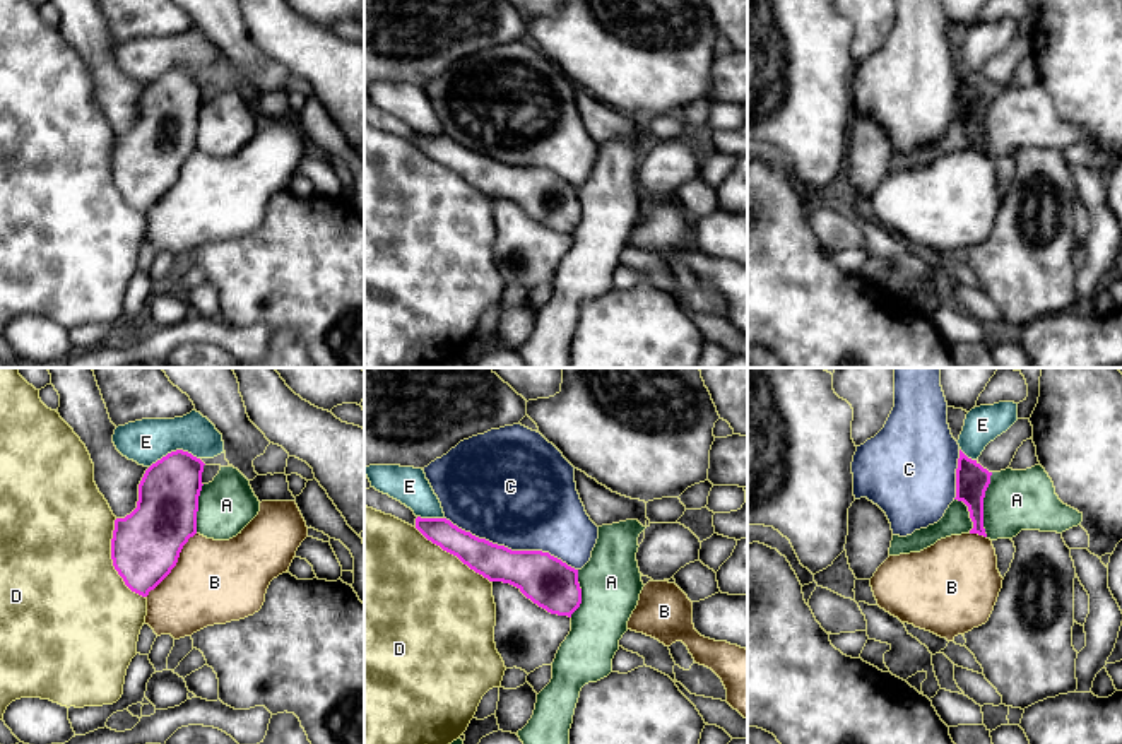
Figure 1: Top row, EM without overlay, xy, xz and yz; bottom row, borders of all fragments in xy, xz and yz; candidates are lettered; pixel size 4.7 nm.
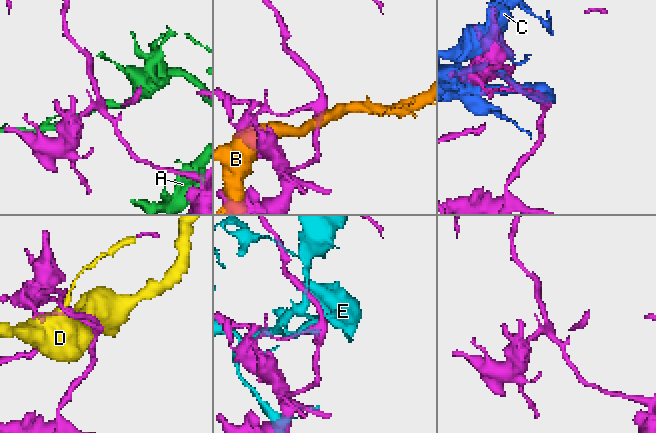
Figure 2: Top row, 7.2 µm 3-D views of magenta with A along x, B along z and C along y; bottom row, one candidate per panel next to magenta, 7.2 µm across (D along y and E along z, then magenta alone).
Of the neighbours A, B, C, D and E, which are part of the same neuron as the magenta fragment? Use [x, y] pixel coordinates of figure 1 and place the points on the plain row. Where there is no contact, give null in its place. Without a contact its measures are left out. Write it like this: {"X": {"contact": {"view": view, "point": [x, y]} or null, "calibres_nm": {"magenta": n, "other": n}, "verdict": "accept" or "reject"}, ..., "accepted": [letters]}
{"A": {"contact": {"view": "yz", "point": [982, 122]}, "calibres_nm": {"magenta": 160, "other": 280}, "verdict": "accept"}, "B": {"contact": {"view": "xy", "point": [175, 182]}, "calibres_nm": {"magenta": 320, "other": 400}, "verdict": "reject"}, "C": {"contact": {"view": "xz", "point": [510, 166]}, "calibres_nm": {"magenta": 240, "other": 480}, "verdict": "reject"}, "D": {"contact": {"view": "xy", "point": [113, 178]}, "calibres_nm": {"magenta": 320, "other": 480}, "verdict": "reject"}, "E": {"contact": {"view": "xy", "point": [173, 69]}, "calibres_nm": {"magenta": 280, "other": 200}, "verdict": "reject"}, "accepted": ["A"]}

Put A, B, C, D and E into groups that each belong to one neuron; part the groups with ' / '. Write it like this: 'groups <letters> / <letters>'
groups A / B / C / D / E

